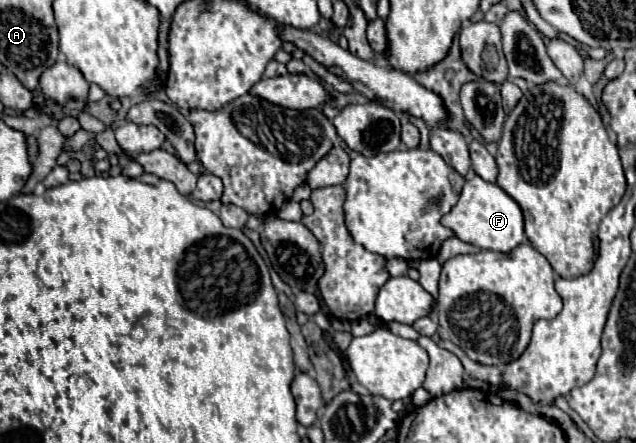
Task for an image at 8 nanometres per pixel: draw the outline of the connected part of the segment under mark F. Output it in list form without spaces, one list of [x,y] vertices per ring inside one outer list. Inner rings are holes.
[[[473,175],[465,181],[459,201],[447,215],[443,215],[441,223],[449,227],[455,233],[455,237],[459,237],[465,243],[501,253],[509,253],[525,239],[523,213],[519,205],[499,185],[487,183],[479,175]]]

